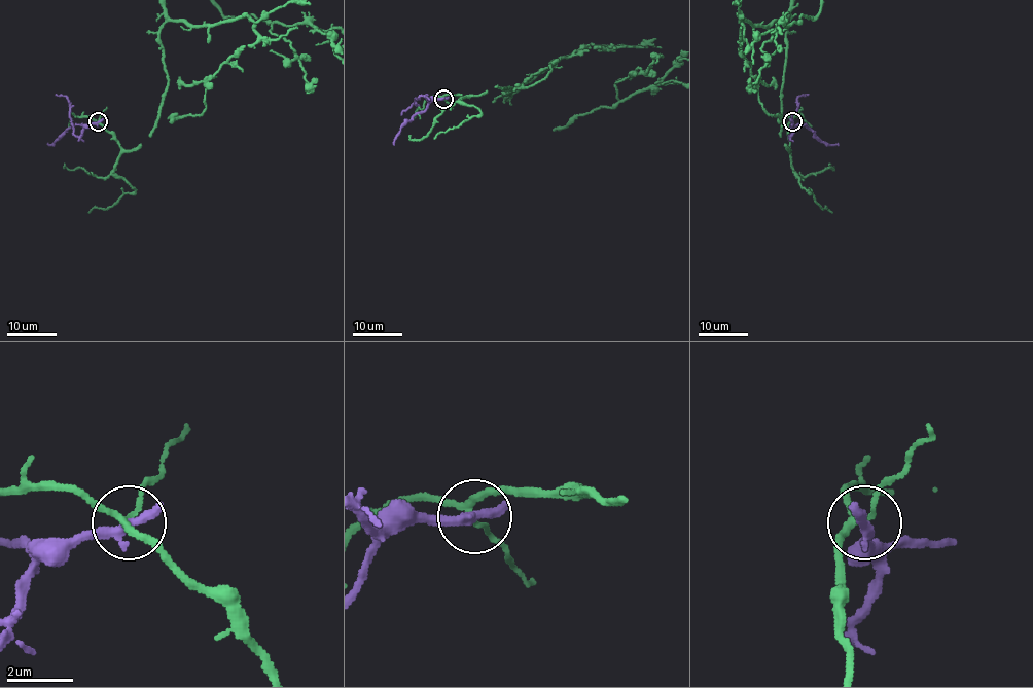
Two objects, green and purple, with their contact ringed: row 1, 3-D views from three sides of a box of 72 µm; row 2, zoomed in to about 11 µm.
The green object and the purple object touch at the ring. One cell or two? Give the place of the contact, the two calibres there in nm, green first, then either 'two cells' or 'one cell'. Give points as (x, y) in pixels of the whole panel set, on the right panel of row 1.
(792, 121) | 170/400 nm | two cells

